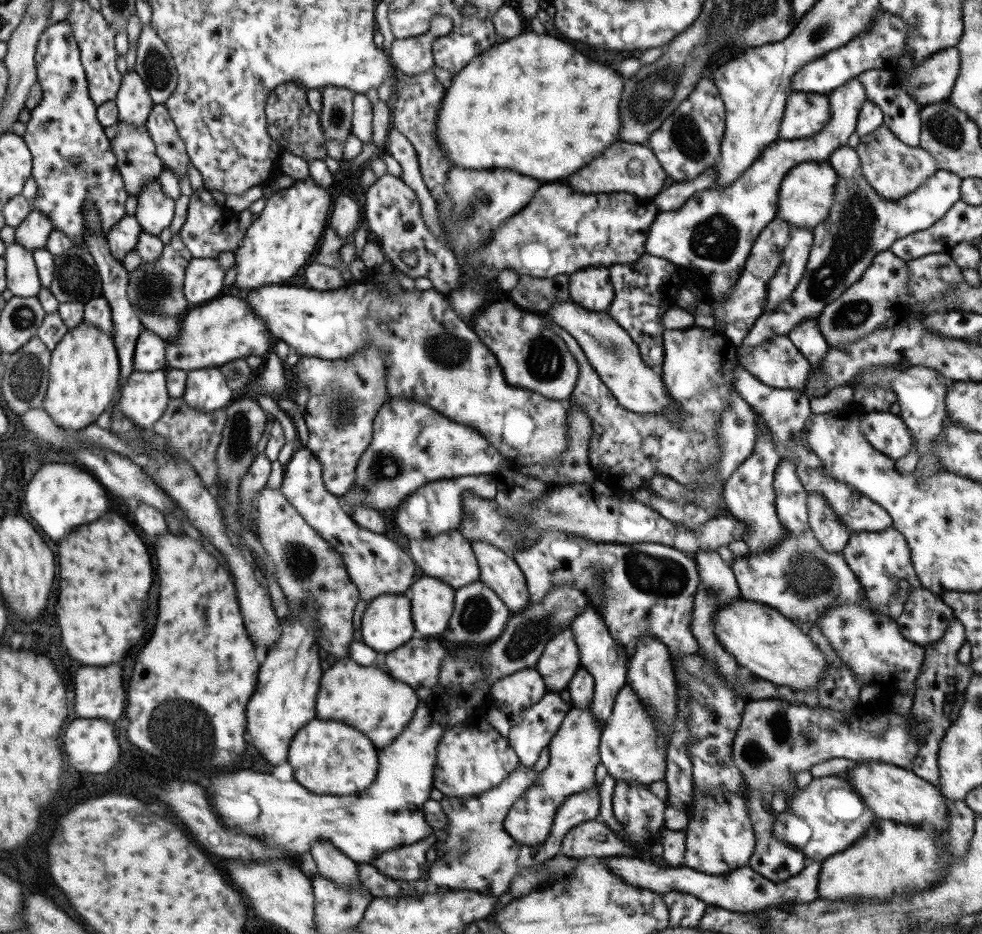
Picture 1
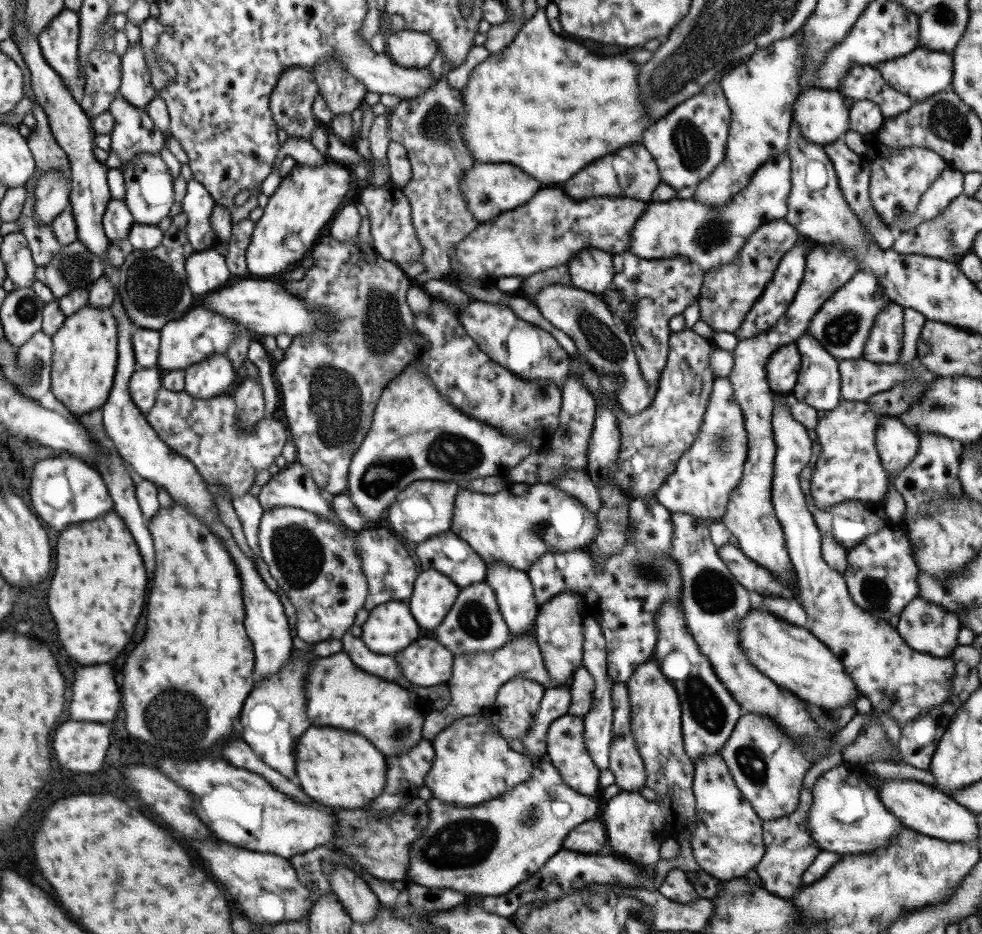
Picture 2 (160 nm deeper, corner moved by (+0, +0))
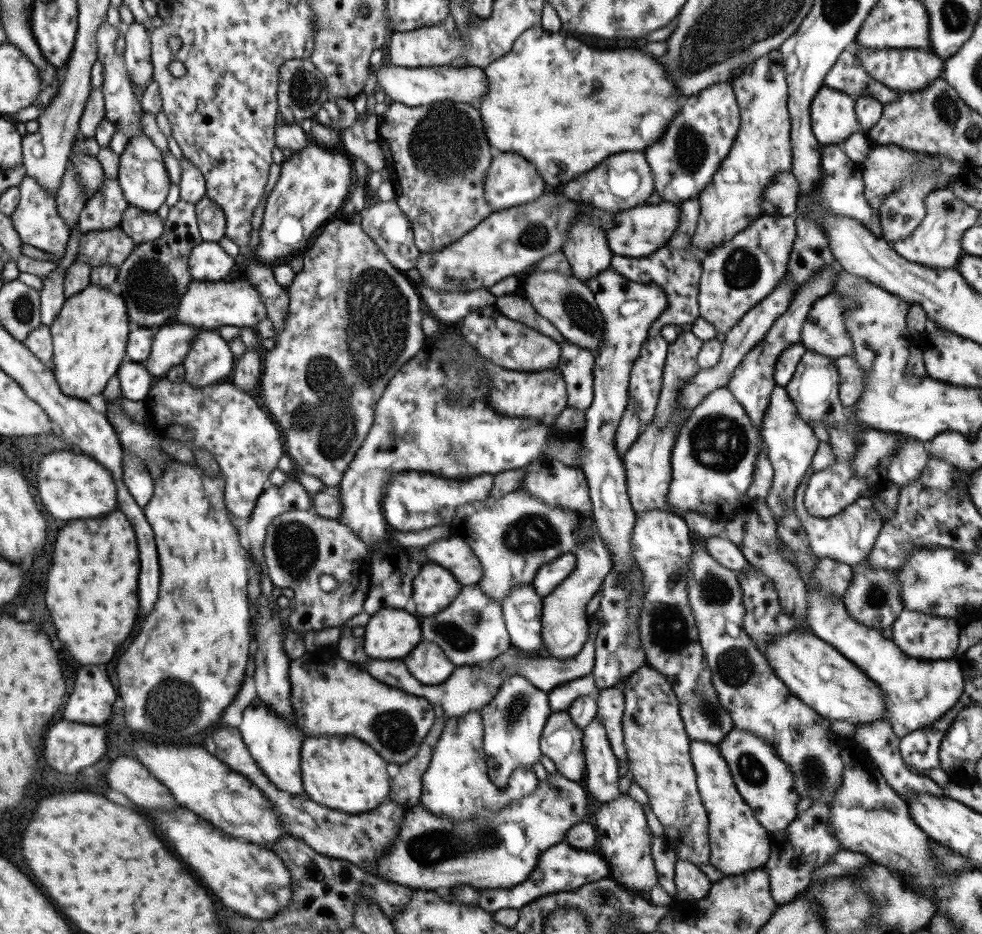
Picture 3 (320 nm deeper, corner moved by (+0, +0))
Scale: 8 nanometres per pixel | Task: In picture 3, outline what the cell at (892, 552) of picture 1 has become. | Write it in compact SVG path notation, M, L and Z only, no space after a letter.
M866 558L856 566L851 566L851 581L842 594L841 599L847 614L859 624L867 628L882 630L893 624L902 611L899 598L899 583L895 579L895 570L871 569Z

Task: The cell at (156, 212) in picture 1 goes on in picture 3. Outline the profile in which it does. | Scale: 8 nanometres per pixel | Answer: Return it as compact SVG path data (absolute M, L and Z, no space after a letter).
M143 134L132 136L118 155L116 181L127 204L145 212L155 213L164 202L169 188L169 179L160 150Z

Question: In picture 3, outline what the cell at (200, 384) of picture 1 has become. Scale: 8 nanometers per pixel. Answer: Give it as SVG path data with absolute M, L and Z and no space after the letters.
M199 330L182 360L184 381L194 387L223 382L233 370L235 357L216 330Z

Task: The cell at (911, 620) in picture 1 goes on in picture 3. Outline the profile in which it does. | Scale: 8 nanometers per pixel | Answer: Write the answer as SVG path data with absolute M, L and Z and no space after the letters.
M902 610L890 626L892 629L892 641L897 648L911 658L917 660L933 661L952 658L957 648L957 635L959 634L960 624L956 618L939 617L922 612L911 612Z

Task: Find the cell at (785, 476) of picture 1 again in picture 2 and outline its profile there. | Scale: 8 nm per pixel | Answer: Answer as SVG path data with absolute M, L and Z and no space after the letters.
M775 393L772 397L770 423L776 450L770 496L794 573L797 600L806 614L805 628L841 661L859 694L869 699L872 709L891 717L901 729L915 717L945 705L952 688L953 661L909 648L886 619L871 616L849 598L841 574L827 567L820 558L822 536L799 486L801 470L812 456L811 440L806 427L788 413L784 398Z

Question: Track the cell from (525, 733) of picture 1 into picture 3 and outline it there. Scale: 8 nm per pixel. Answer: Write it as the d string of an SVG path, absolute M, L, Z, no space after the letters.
M591 674L571 679L548 691L549 710L551 712L566 711L576 698L592 695L596 691L595 681Z

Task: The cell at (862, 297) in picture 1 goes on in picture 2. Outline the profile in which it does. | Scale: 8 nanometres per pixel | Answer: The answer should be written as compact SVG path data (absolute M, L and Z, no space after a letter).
M857 270L840 286L811 317L808 332L835 360L854 359L862 356L875 315L889 302L877 277L870 272Z

